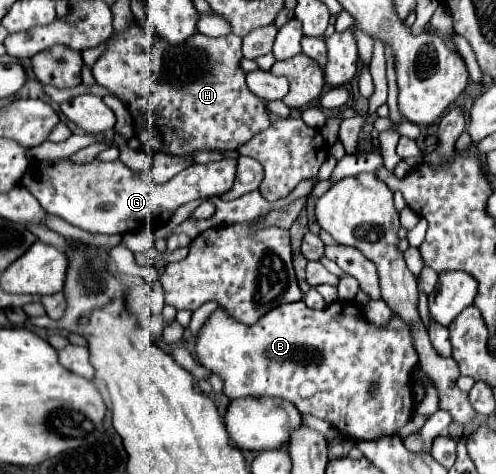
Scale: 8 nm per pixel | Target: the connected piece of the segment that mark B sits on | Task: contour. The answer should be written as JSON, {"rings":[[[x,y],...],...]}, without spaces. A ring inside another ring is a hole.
{"rings":[[[303,301],[287,303],[263,315],[253,327],[245,327],[231,319],[223,309],[217,309],[199,333],[197,359],[205,369],[223,379],[223,395],[227,395],[227,399],[287,399],[301,413],[331,423],[339,433],[351,439],[399,435],[415,413],[411,369],[419,359],[415,355],[415,345],[411,343],[411,327],[407,327],[407,323],[395,313],[387,325],[375,327],[351,301],[335,301],[325,309],[311,309]],[[371,383],[377,383],[375,395],[369,395]]]}

